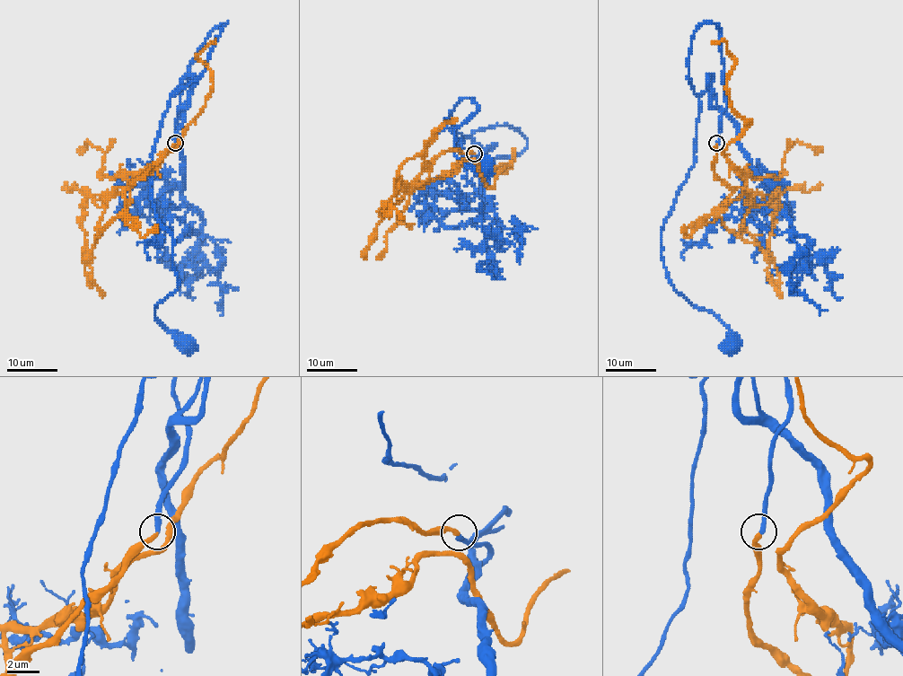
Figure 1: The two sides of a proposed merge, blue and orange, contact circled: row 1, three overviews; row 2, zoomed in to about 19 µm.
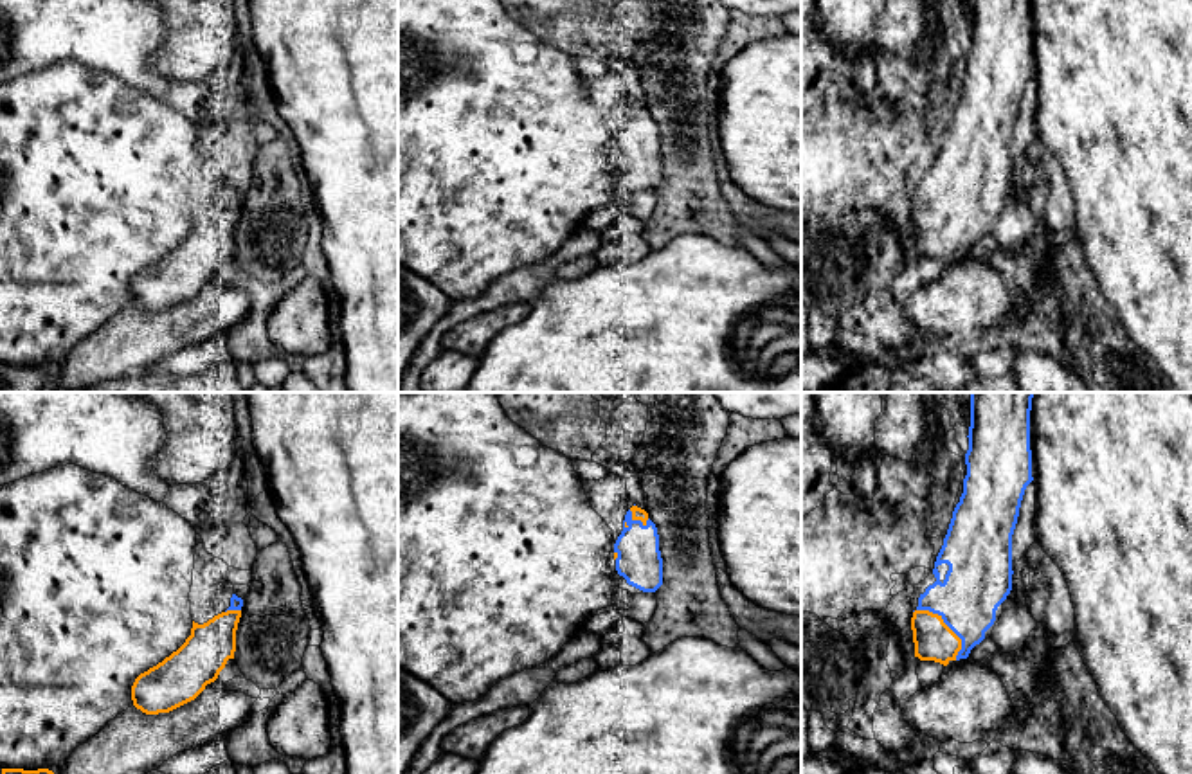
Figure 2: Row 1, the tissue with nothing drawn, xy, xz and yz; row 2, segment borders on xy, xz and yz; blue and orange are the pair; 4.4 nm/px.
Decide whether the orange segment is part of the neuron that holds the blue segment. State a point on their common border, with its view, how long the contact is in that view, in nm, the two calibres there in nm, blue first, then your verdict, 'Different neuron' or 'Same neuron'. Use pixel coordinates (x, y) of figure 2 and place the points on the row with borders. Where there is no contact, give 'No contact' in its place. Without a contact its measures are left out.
Touches blue at yz (946, 623). Shared border 300 nm. Thickness 280 nm (blue) against 180 nm. Different neuron

